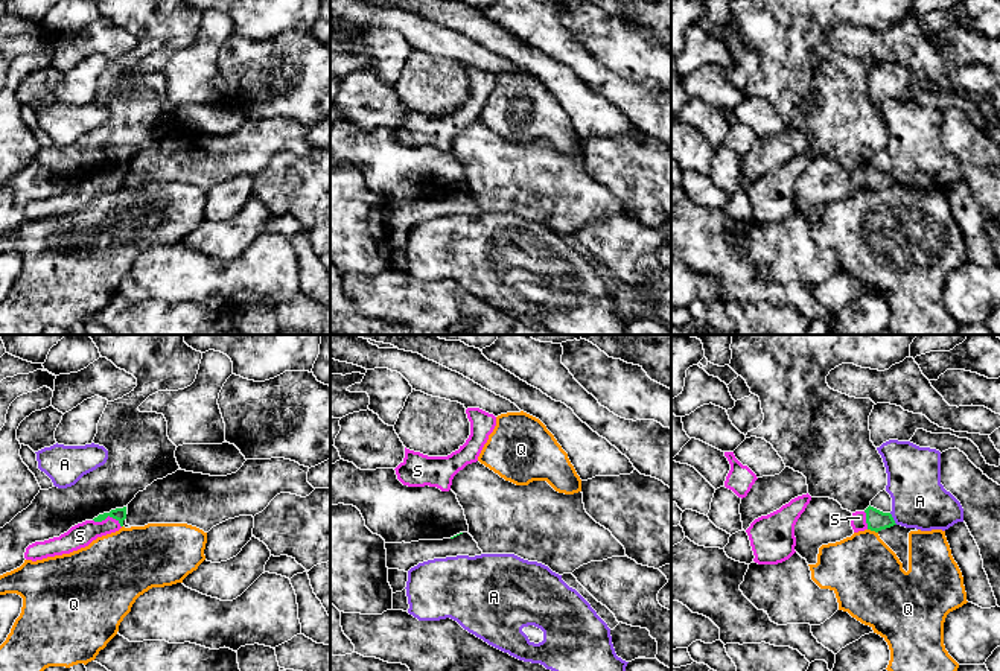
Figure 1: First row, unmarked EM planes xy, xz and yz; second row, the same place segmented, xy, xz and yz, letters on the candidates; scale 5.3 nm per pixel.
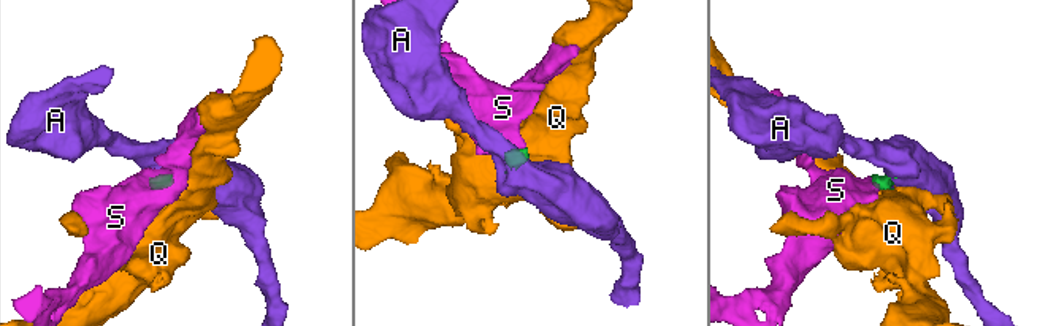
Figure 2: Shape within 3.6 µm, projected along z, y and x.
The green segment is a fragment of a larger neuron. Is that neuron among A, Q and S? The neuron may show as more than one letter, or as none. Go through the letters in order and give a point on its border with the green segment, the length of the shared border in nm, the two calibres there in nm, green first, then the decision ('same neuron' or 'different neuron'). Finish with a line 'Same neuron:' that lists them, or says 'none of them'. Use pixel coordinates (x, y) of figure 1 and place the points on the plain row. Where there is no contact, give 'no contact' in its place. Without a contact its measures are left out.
A: meets green in yz at (892, 178); contact 80 nm long; 110 nm thick on the green side, 300 nm on the other; different neuron
Q: meets green in yz at (872, 189); contact 60 nm long; 110 nm thick on the green side, 380 nm on the other; different neuron
S: meets green in xy at (108, 174); contact 160 nm long; 70 nm thick on the green side, 130 nm on the other; same neuron
Same neuron: S

